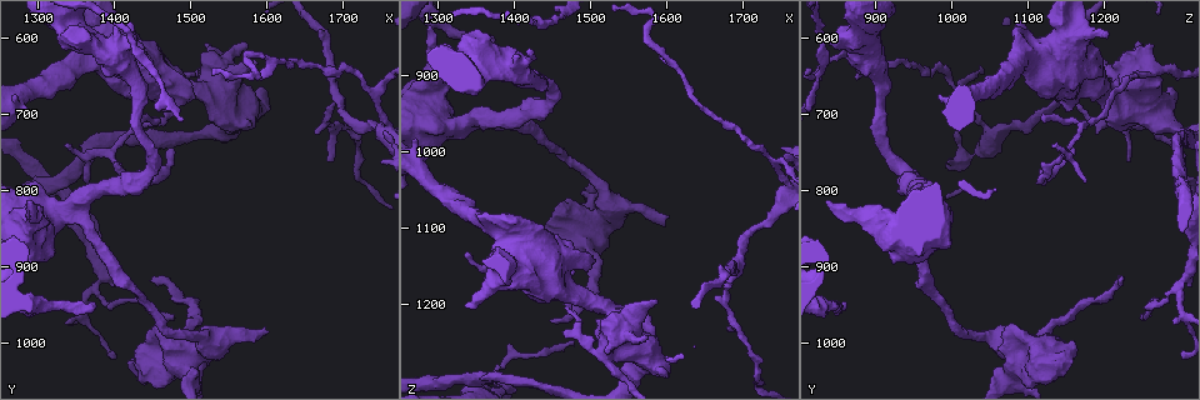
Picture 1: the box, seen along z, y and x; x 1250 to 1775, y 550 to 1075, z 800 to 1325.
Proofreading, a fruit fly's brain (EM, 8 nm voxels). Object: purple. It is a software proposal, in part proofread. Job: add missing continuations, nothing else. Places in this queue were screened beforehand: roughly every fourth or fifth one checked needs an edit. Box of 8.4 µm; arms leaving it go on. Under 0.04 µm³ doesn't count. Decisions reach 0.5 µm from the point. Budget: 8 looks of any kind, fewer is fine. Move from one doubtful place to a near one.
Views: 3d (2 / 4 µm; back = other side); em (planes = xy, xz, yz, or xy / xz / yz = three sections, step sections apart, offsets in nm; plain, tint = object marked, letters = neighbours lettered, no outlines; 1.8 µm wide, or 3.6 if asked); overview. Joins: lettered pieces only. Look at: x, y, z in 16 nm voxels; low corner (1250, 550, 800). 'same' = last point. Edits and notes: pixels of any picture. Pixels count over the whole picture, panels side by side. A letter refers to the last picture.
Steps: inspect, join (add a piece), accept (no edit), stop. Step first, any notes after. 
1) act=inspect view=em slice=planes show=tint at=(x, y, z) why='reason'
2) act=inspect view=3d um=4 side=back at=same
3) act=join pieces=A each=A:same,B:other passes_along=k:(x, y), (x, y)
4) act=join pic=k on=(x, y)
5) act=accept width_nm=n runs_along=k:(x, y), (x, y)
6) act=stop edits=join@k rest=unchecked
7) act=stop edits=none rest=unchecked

act=inspect view=em slice=planes show=letters at=(1375, 945, 855) why='branch stops here'

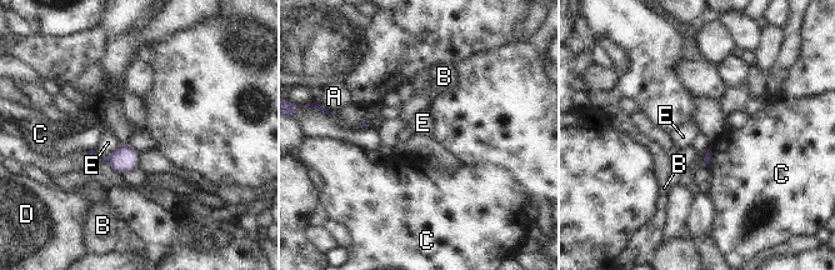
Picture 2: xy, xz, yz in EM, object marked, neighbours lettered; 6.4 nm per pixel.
act=accept longest_contact=E:180nm each=A:other,B:other,C:other,D:other,E:other border=2:(711, 146), (711, 159), (705, 165) found='none of them fits'

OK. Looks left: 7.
act=inspect view=em slice=planes show=letters at=(1480, 745, 1160) why='thin end'

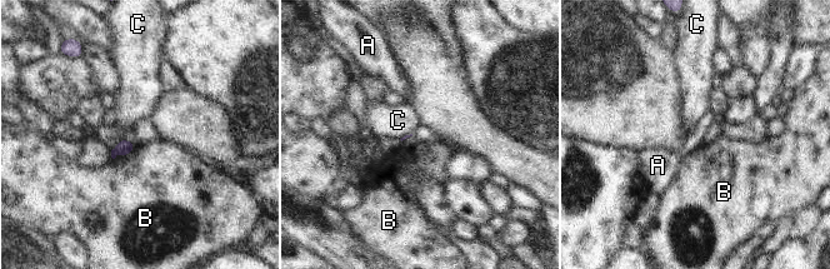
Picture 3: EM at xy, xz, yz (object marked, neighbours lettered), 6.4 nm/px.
act=accept each=A:other,B:other,C:other border=3:(136, 144), (128, 154), (111, 158) found='none of them fits'

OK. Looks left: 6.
act=inspect view=3d um=2 at=(1340, 595, 1200) why='stops while still wide'

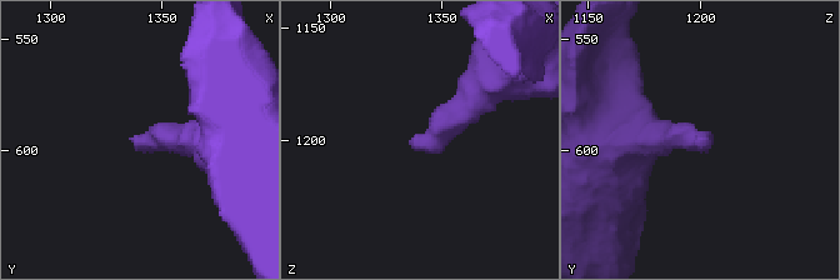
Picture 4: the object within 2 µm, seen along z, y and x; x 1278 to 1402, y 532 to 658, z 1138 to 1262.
act=inspect view=em slice=planes show=letters at=(1335, 593, 1200) why='need the tissue'

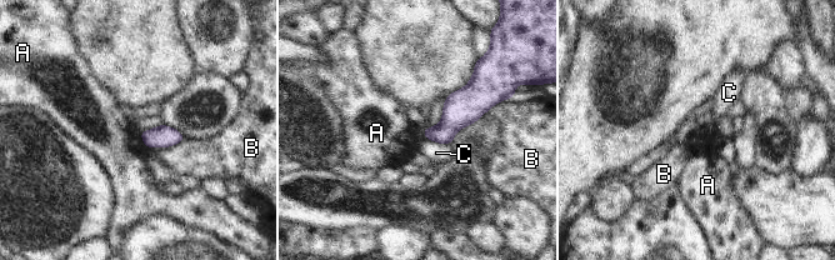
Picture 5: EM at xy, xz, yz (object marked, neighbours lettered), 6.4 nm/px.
act=accept each=A:other,B:other,C:other border=5:(138, 133), (146, 146) found='no lettered piece goes on from it'

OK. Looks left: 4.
act=inspect view=3d um=4 at=(1565, 715, 1275) why='branch point'

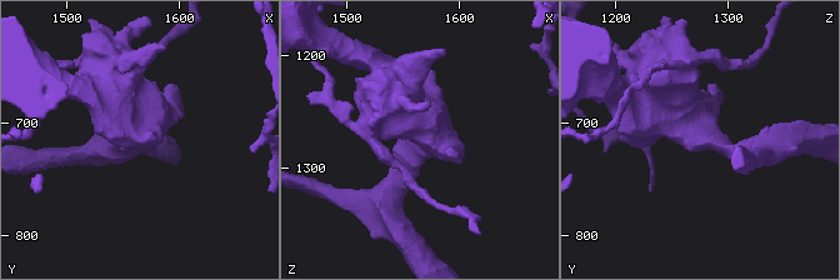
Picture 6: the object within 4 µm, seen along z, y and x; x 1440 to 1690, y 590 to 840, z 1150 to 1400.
act=inspect view=em slice=planes show=letters at=(1564, 710, 1280)

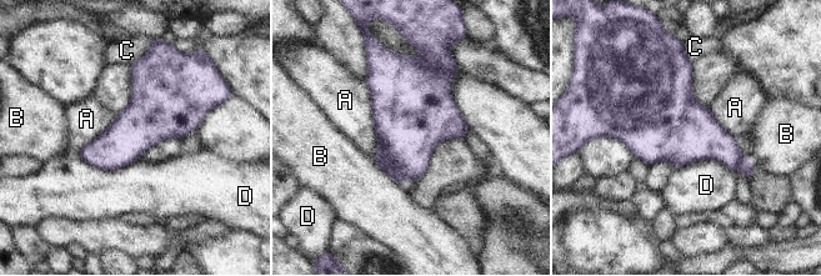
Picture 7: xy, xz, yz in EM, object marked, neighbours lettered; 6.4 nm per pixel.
act=accept each=A:other,B:other,C:other,D:other border=7:(364, 83), (376, 136), (374, 157) found='no lettered piece goes on from it'

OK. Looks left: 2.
act=stop edits=none rest=unchecked

